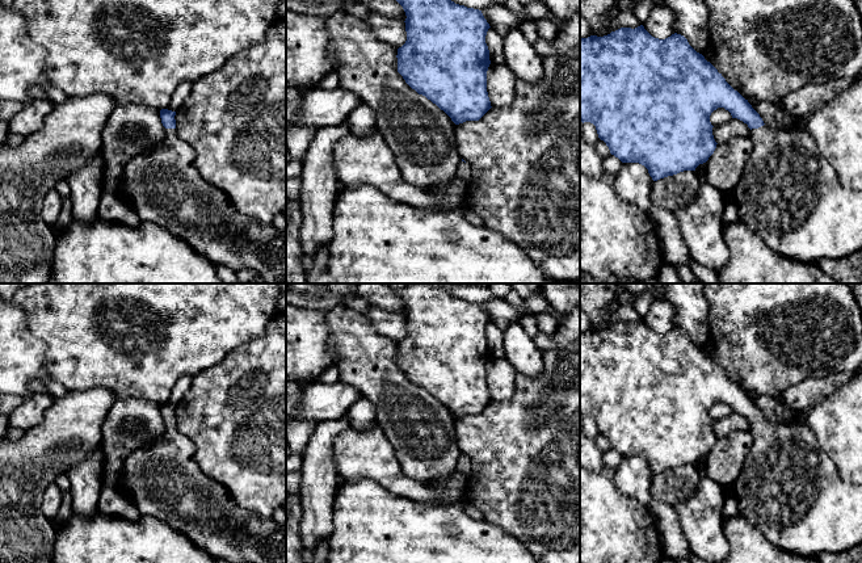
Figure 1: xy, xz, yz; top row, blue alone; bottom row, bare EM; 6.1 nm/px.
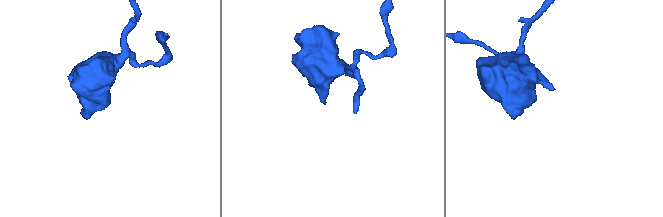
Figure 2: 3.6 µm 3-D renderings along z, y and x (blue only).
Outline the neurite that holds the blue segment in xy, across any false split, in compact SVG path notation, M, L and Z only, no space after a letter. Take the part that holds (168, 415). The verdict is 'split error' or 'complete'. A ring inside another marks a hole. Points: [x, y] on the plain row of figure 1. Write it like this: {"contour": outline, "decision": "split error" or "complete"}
{"contour": "M160 404L165 421L164 438L125 458L117 487L136 505L140 516L163 521L215 559L230 563L286 563L286 526L241 509L223 484L199 470L194 461L194 442L176 429L174 409L176 406Z", "decision": "split error"}

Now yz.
{"contour": "M640 319L580 333L580 415L596 420L598 432L606 437L611 449L622 457L644 459L653 475L695 465L708 454L718 438L710 409L718 402L724 402L732 412L747 417L753 436L750 451L731 490L737 499L739 514L756 526L770 545L791 555L838 554L862 545L862 487L848 484L838 476L833 459L817 444L807 424L800 420L781 425L769 423L748 394L684 329L674 327L659 333Z", "decision": "split error"}

